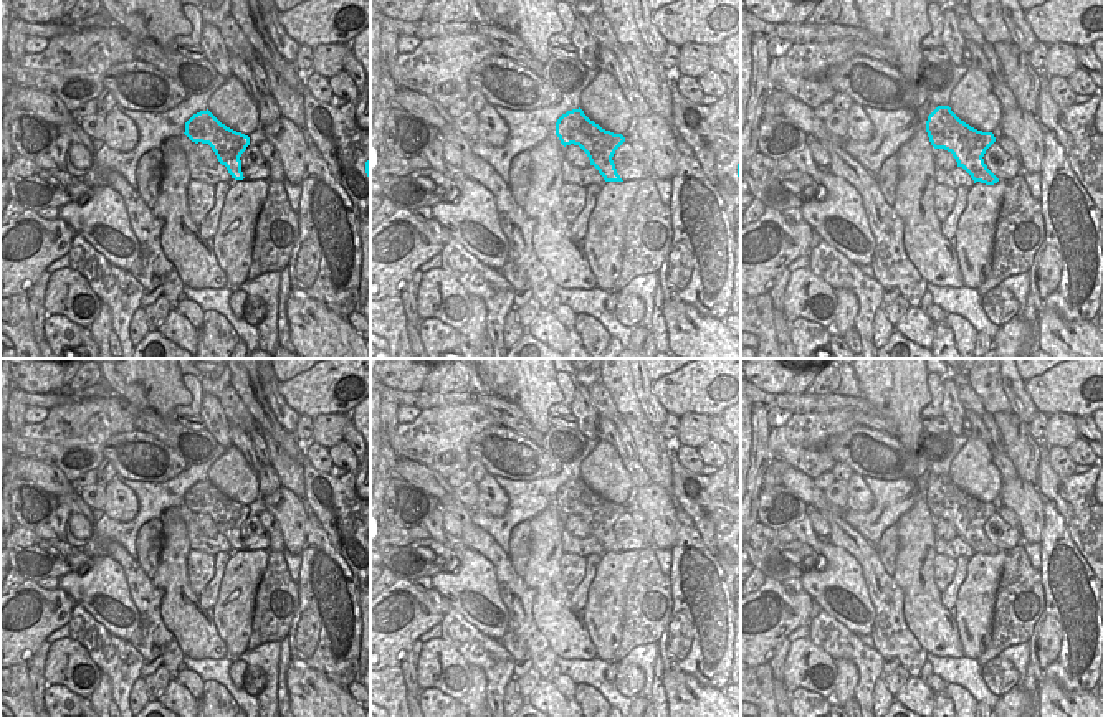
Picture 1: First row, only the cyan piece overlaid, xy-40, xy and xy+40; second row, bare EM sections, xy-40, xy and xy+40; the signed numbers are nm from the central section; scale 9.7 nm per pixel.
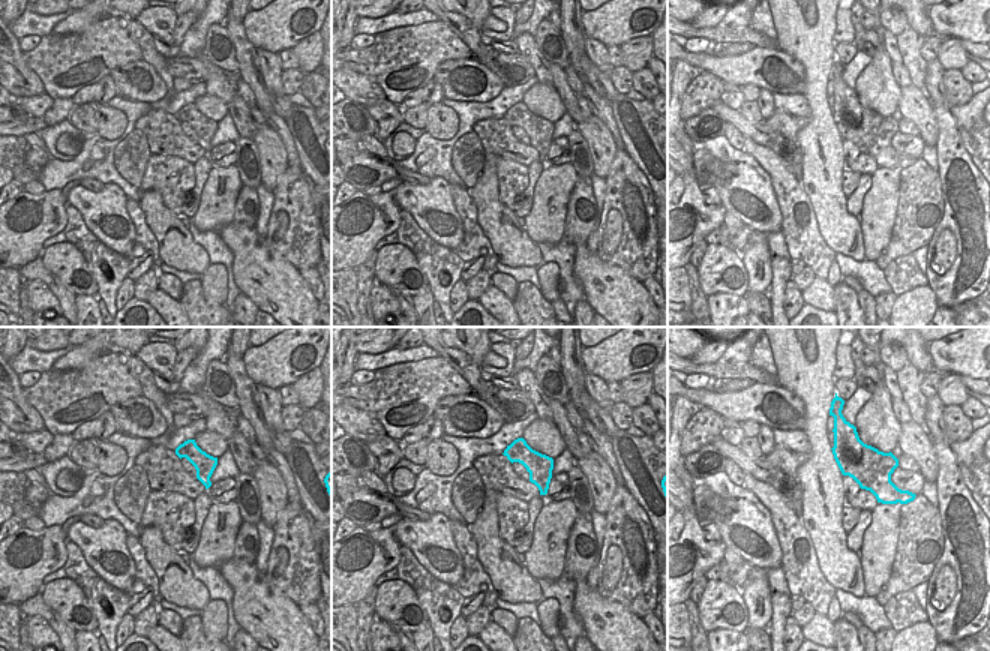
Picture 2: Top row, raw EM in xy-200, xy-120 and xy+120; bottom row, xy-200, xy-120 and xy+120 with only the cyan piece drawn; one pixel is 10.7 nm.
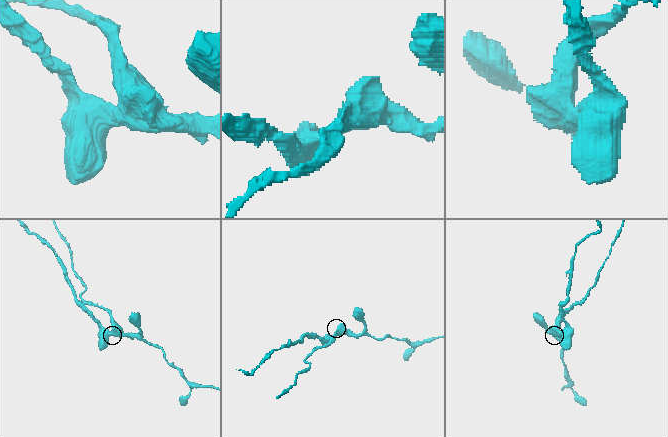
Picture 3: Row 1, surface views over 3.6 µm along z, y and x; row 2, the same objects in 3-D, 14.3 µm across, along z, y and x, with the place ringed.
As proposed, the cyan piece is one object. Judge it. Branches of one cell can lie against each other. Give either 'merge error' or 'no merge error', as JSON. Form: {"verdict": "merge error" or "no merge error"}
{"verdict": "merge error"}

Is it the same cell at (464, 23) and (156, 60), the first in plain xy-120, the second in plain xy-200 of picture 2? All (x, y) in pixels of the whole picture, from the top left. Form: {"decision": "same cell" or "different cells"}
{"decision": "same cell"}

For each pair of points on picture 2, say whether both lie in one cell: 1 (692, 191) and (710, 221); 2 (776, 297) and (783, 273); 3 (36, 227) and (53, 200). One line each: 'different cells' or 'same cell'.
1: same cell
2: same cell
3: same cell

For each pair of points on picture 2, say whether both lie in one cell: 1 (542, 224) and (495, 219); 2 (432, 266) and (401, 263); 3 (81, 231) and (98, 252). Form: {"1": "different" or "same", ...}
{"1": "different", "2": "different", "3": "same"}

